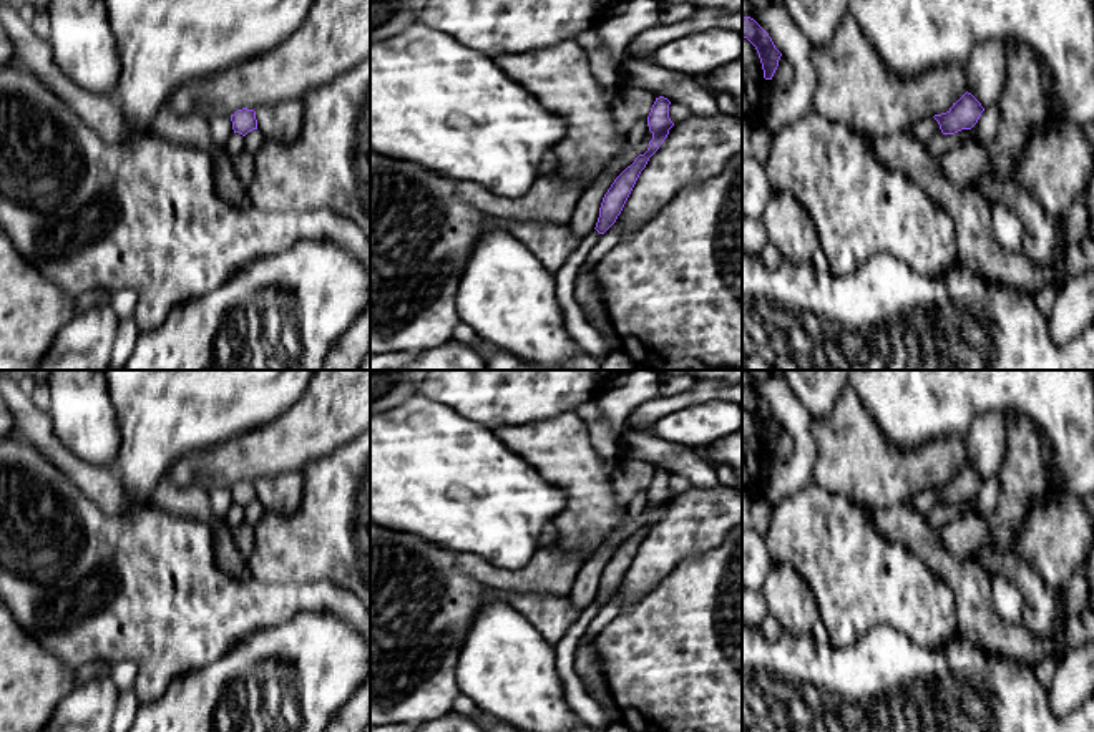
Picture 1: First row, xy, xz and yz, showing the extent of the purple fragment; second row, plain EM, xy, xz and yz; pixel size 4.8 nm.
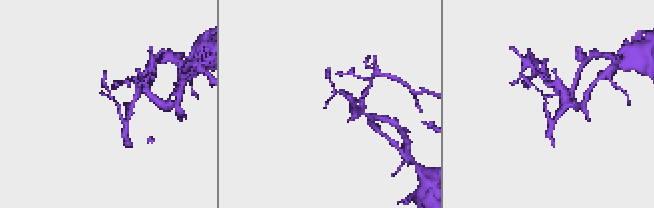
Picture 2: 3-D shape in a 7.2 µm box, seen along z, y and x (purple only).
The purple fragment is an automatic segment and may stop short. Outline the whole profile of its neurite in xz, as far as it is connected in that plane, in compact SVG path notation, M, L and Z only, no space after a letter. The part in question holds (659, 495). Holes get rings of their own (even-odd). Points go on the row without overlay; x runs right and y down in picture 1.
M659 468L651 480L647 498L652 511L647 523L637 526L634 520L626 518L583 563L568 594L568 601L576 611L586 609L594 601L604 606L616 594L641 543L674 498L669 490L669 476L671 473L667 470Z

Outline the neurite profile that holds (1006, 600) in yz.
M989 576L989 596L998 619L1011 624L1023 621L1024 598L1009 578Z

